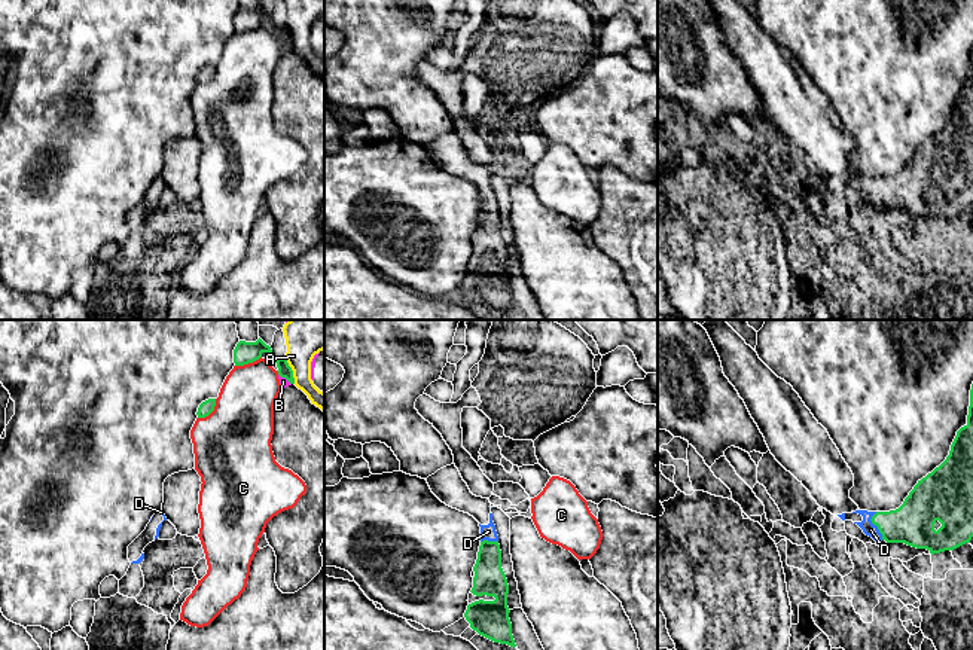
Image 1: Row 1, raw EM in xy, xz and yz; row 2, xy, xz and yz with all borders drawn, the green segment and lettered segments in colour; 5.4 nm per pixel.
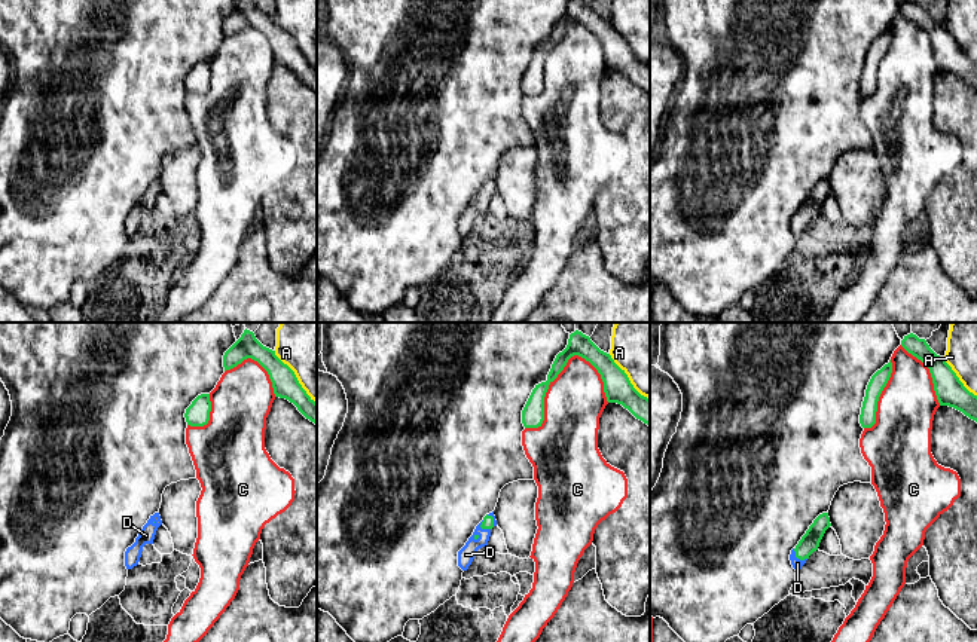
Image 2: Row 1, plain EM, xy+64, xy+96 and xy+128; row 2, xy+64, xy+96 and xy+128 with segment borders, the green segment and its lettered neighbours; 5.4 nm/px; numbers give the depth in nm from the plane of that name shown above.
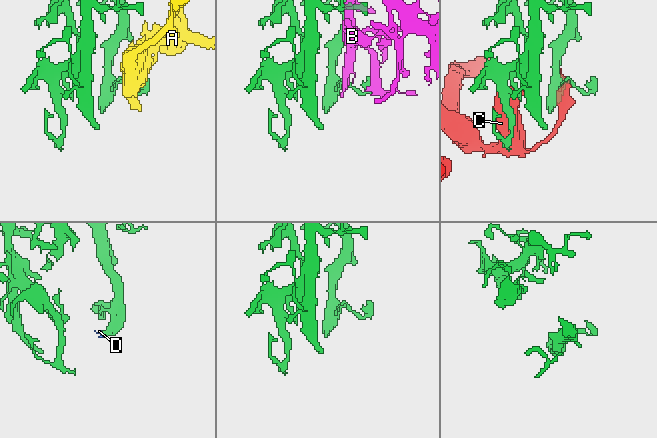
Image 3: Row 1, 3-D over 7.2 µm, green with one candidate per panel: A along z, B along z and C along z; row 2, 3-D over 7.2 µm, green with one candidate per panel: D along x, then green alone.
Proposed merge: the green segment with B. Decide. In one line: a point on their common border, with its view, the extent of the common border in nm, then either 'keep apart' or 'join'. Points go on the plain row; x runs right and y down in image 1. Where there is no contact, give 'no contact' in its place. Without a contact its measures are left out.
xy (284, 43) | 90 nm | keep apart

